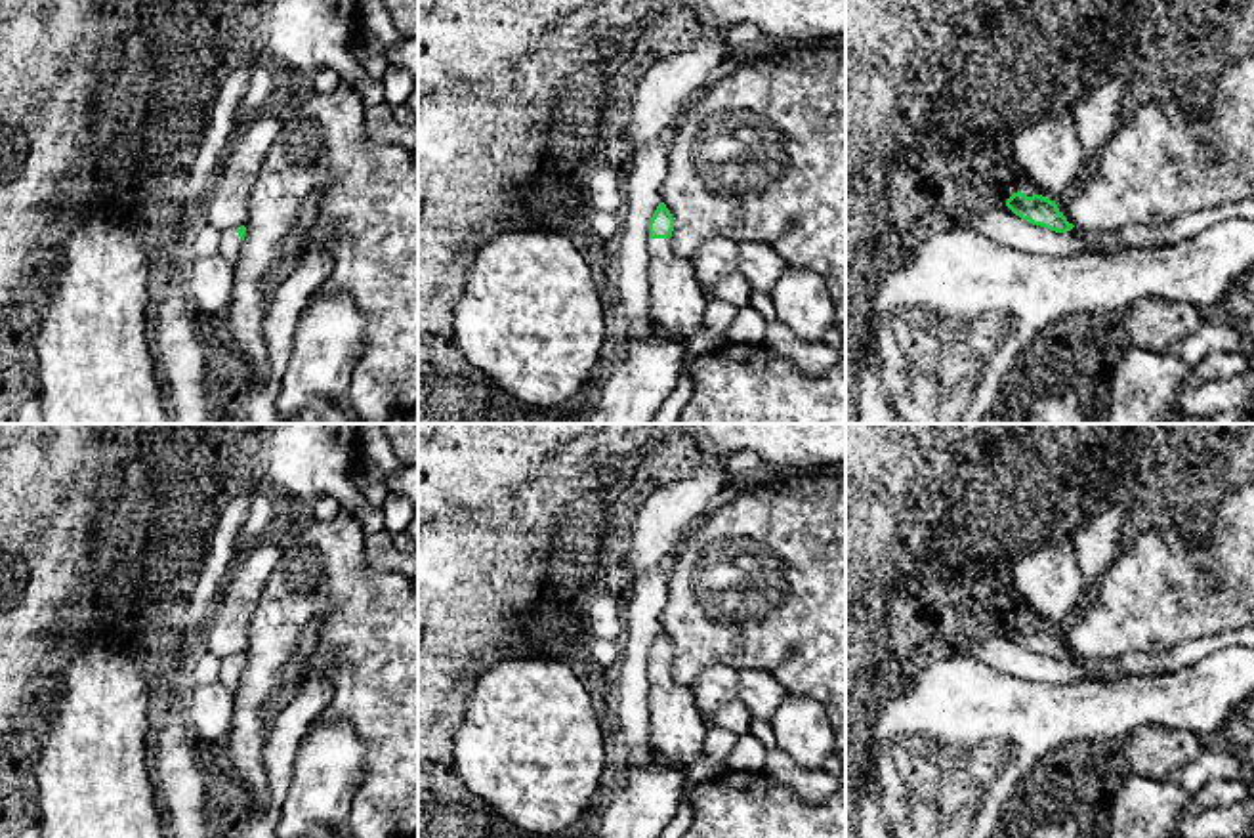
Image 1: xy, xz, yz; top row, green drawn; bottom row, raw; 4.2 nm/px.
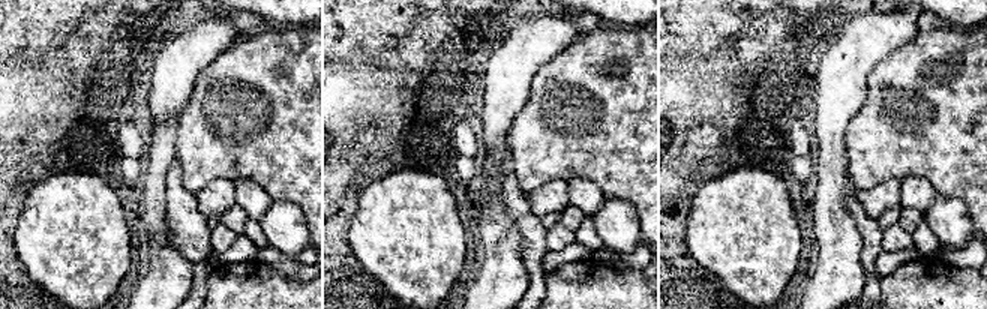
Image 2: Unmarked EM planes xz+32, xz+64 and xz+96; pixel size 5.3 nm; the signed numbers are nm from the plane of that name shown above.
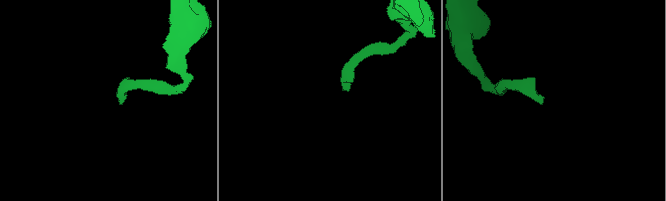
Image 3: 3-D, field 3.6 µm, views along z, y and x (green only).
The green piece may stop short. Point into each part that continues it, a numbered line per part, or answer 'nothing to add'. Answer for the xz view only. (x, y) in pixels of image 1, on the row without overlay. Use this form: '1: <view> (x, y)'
1: xz (676, 726)

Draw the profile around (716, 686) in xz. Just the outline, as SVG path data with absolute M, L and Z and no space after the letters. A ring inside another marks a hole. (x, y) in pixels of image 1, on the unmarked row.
M716 664L704 670L689 689L699 712L714 716L723 704L739 697L739 670Z

